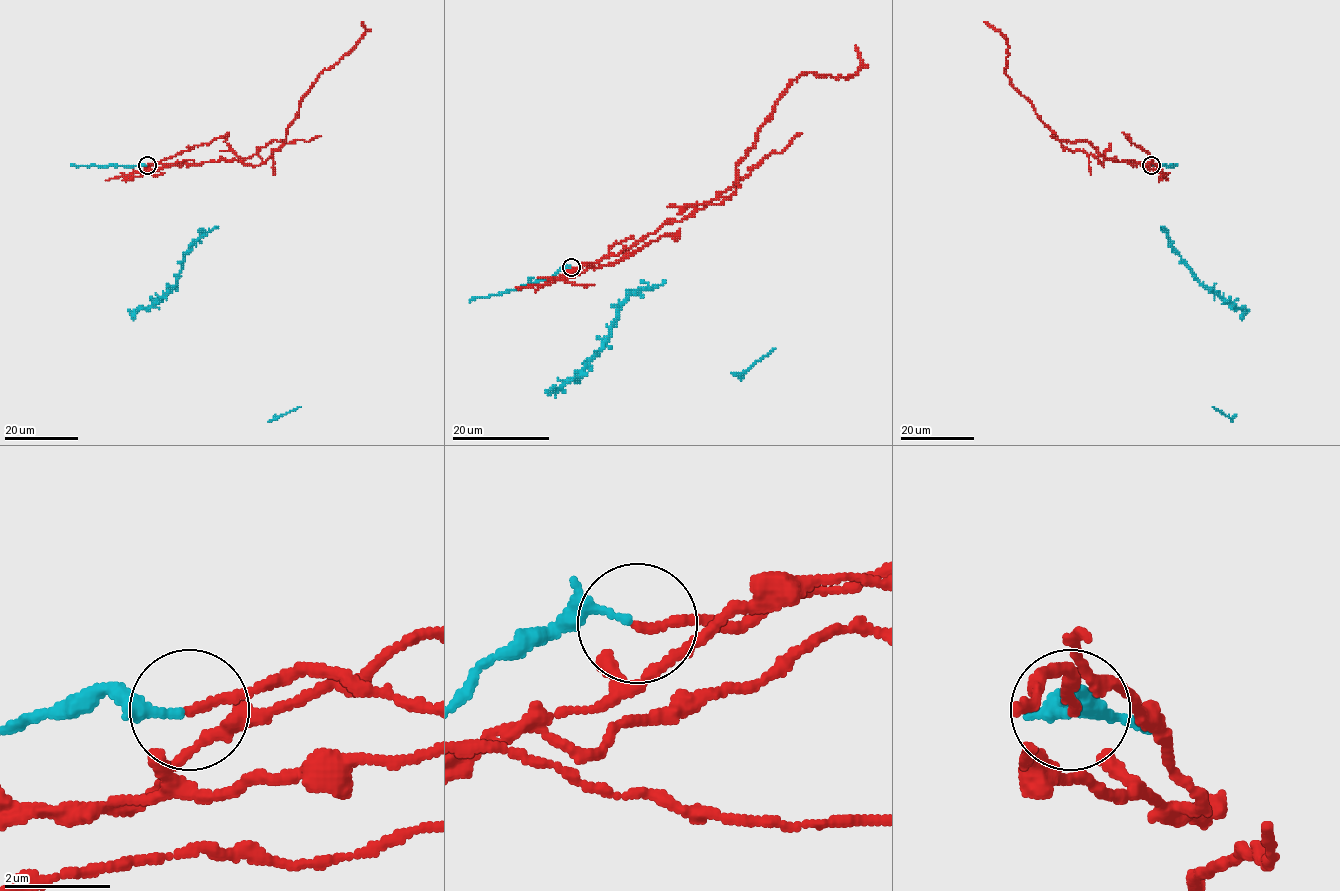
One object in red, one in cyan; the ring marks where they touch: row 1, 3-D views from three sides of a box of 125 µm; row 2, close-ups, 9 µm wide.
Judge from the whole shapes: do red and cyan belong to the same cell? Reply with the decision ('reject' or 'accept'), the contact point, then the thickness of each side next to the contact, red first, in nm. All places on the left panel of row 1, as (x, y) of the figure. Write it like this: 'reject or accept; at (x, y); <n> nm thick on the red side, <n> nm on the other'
reject; at (147, 165); 170 nm thick on the red side, 120 nm on the other

